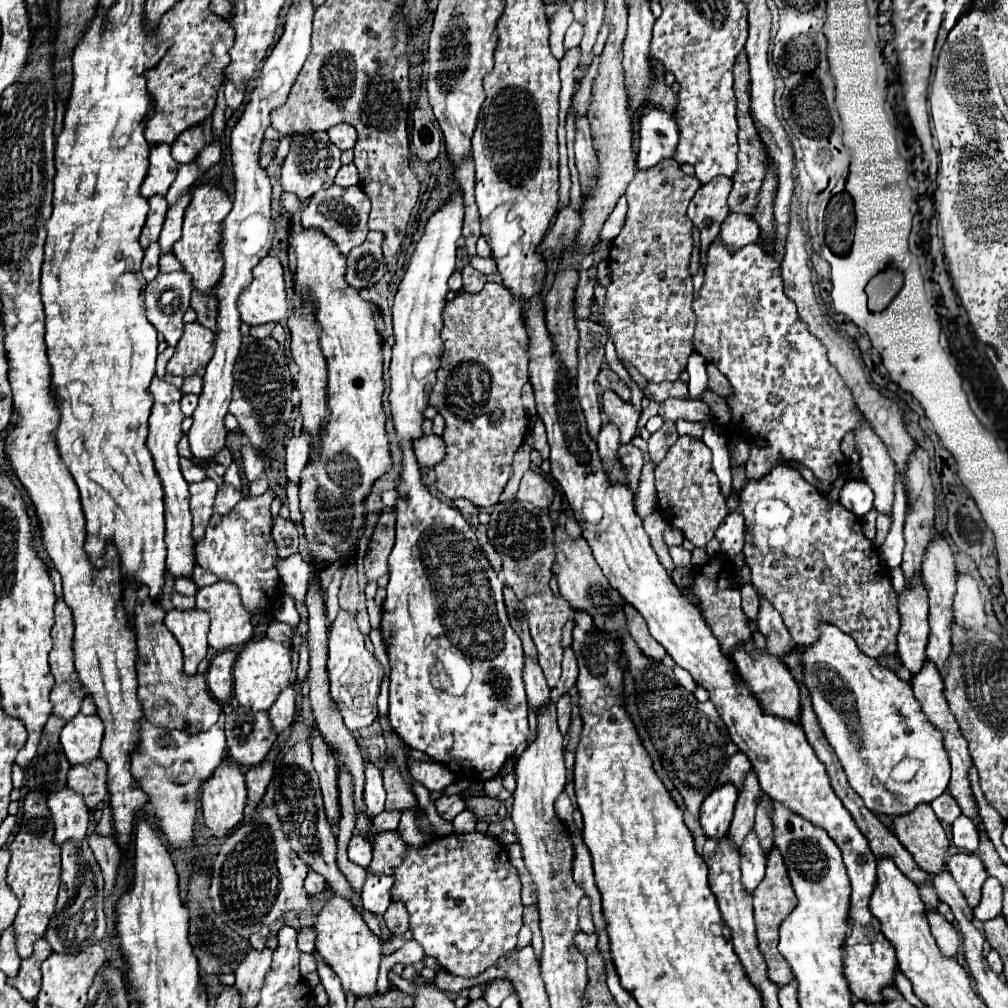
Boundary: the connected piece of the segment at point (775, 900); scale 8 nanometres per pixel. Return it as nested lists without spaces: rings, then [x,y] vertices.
[[[774,848],[768,854],[766,876],[764,876],[764,880],[760,882],[760,886],[754,892],[754,918],[756,918],[756,936],[758,936],[758,942],[760,942],[760,952],[764,954],[764,960],[768,964],[768,978],[778,986],[790,984],[794,980],[790,964],[778,952],[778,928],[780,928],[782,920],[792,912],[792,908],[796,908],[796,894],[792,890],[792,884],[790,884],[786,866],[782,862],[782,856]]]

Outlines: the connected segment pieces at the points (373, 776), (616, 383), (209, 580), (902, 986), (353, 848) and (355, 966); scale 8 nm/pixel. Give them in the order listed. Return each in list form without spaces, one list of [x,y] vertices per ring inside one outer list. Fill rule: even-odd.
[[[372,762],[366,766],[366,782],[364,782],[364,808],[366,816],[374,818],[384,812],[384,800],[386,792],[382,786],[382,774],[380,768],[376,768]]]
[[[604,368],[600,374],[598,374],[598,384],[604,388],[604,390],[612,390],[616,392],[624,402],[630,402],[630,388],[618,378],[616,372],[612,372],[610,368]]]
[[[200,566],[194,568],[194,584],[196,584],[198,588],[210,586],[210,584],[216,584],[216,582],[218,582],[218,578],[212,576],[212,572],[204,572],[204,568],[200,568]]]
[[[898,970],[896,972],[896,988],[902,992],[902,996],[908,1000],[908,1002],[912,1002],[914,998],[916,998],[916,994],[912,992],[912,984],[906,980],[906,976]]]
[[[352,838],[350,844],[348,844],[348,858],[362,866],[362,868],[368,868],[370,866],[370,860],[372,860],[372,842],[368,838]]]
[[[332,896],[316,916],[316,952],[324,956],[324,962],[338,974],[342,988],[356,996],[366,996],[376,992],[378,966],[382,960],[382,942],[366,926],[358,910],[348,898]]]

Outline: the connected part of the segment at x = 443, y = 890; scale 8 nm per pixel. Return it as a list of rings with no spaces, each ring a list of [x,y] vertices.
[[[448,834],[436,838],[422,848],[408,846],[404,860],[396,866],[392,884],[392,902],[404,902],[410,916],[410,930],[414,940],[424,948],[424,954],[436,958],[438,964],[454,976],[478,976],[490,968],[498,958],[516,948],[516,936],[522,928],[520,878],[508,860],[506,846],[490,834]]]

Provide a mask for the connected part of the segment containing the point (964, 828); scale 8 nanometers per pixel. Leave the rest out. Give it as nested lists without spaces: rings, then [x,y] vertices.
[[[958,816],[958,820],[952,824],[952,842],[966,852],[978,850],[978,830],[970,818]]]

